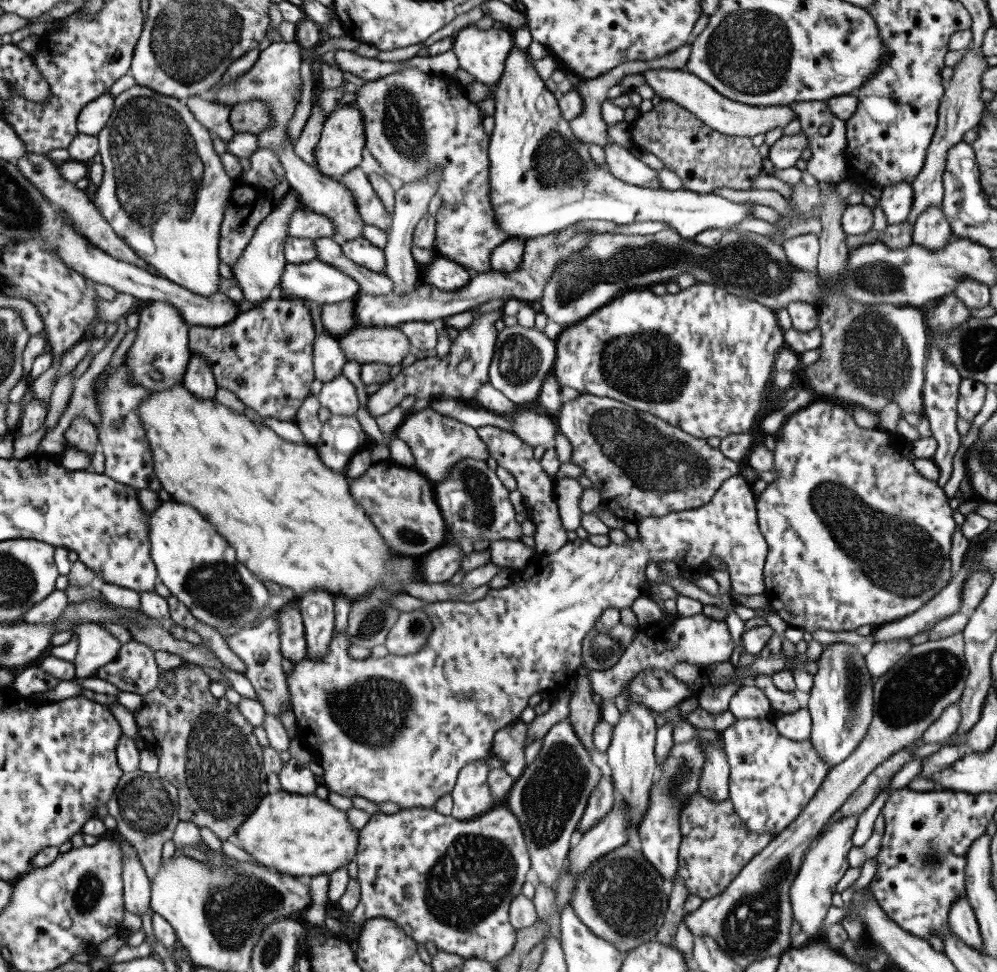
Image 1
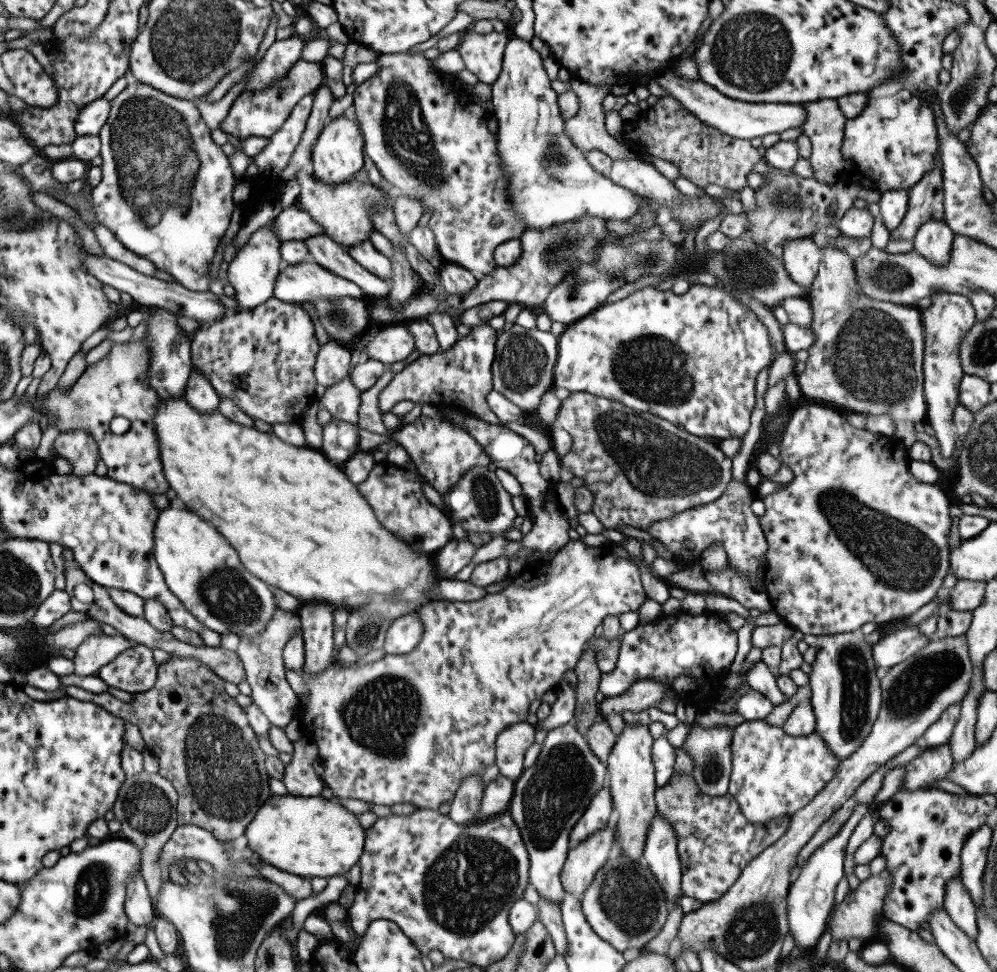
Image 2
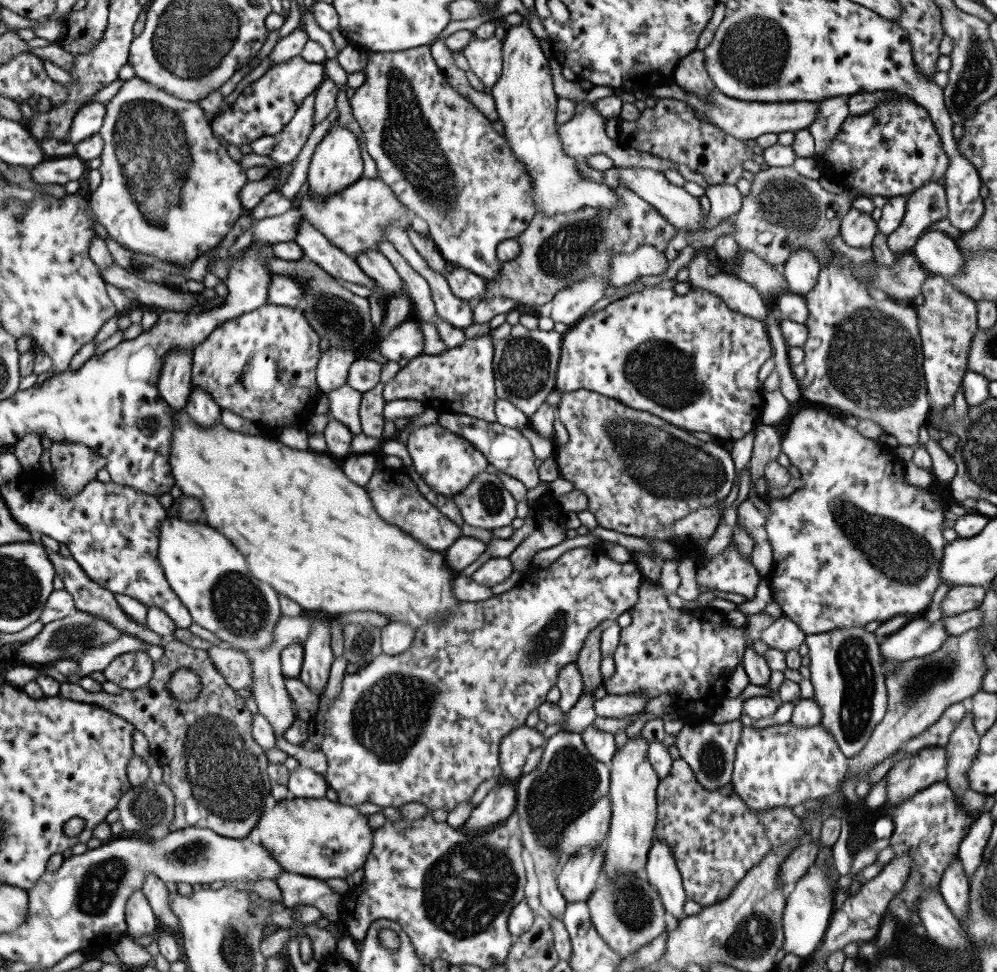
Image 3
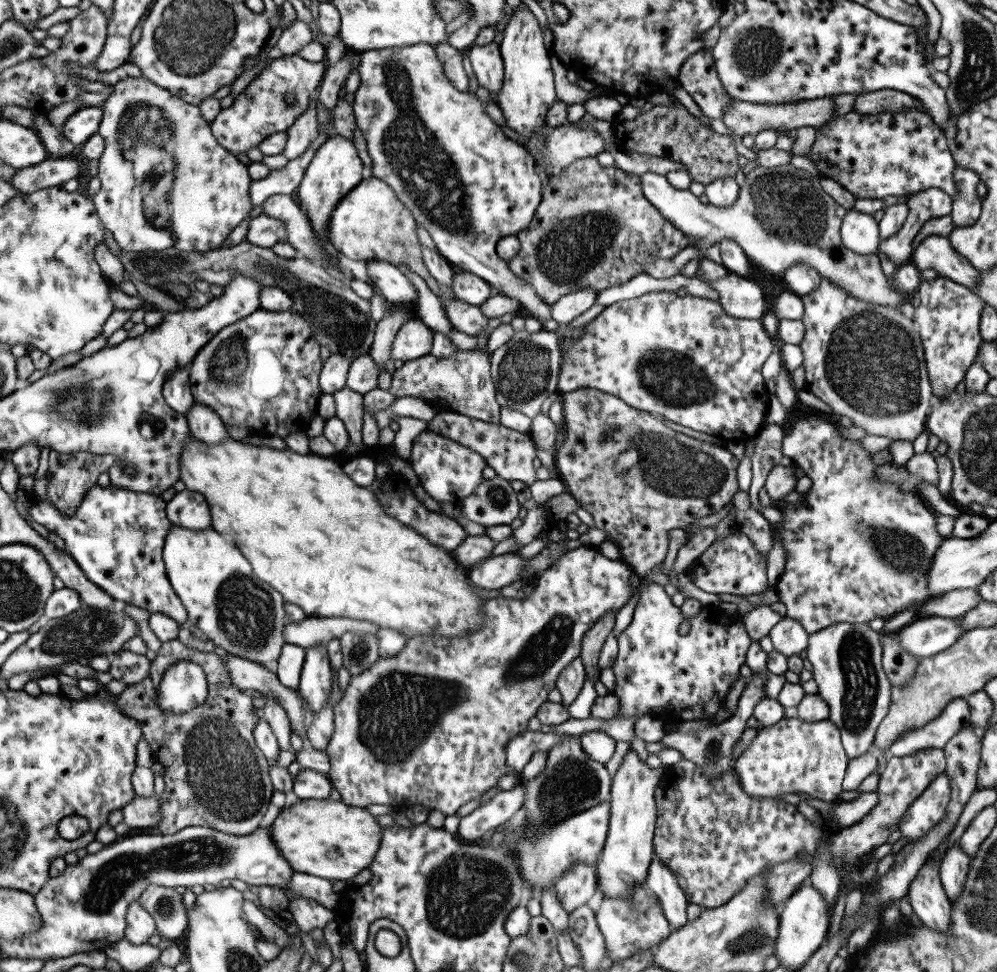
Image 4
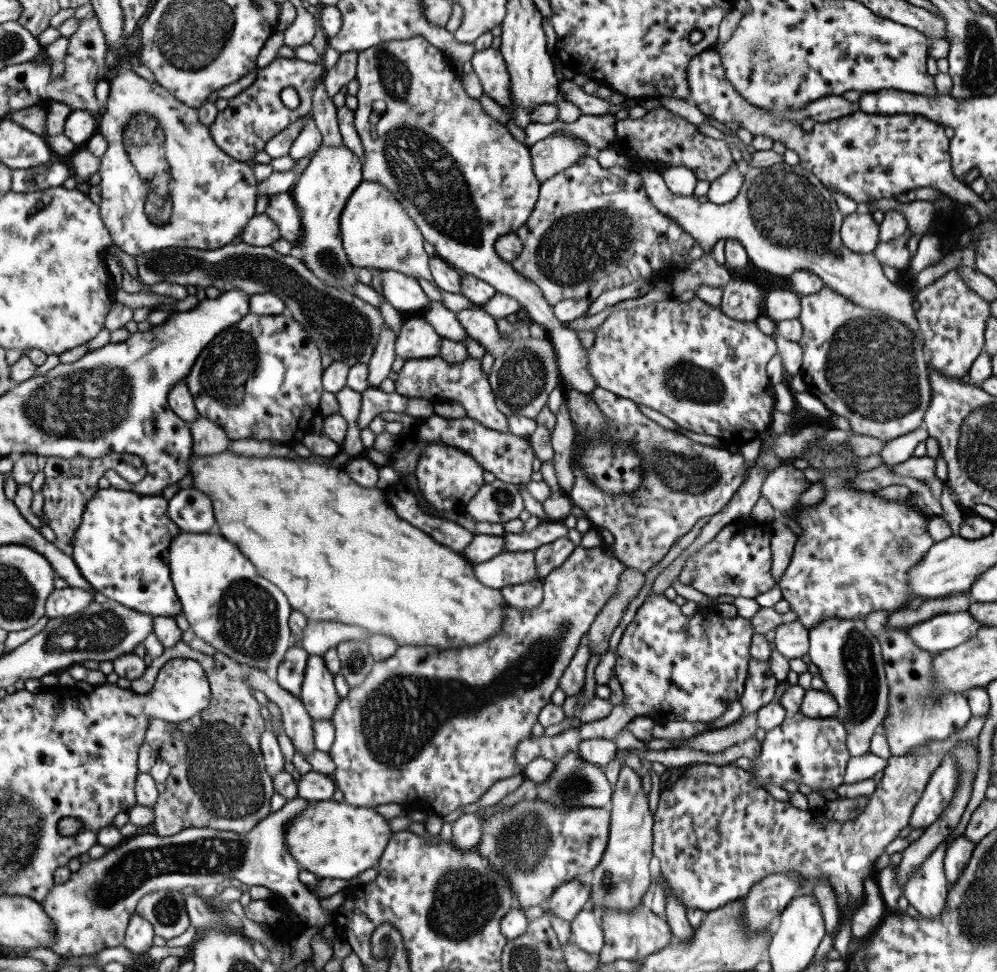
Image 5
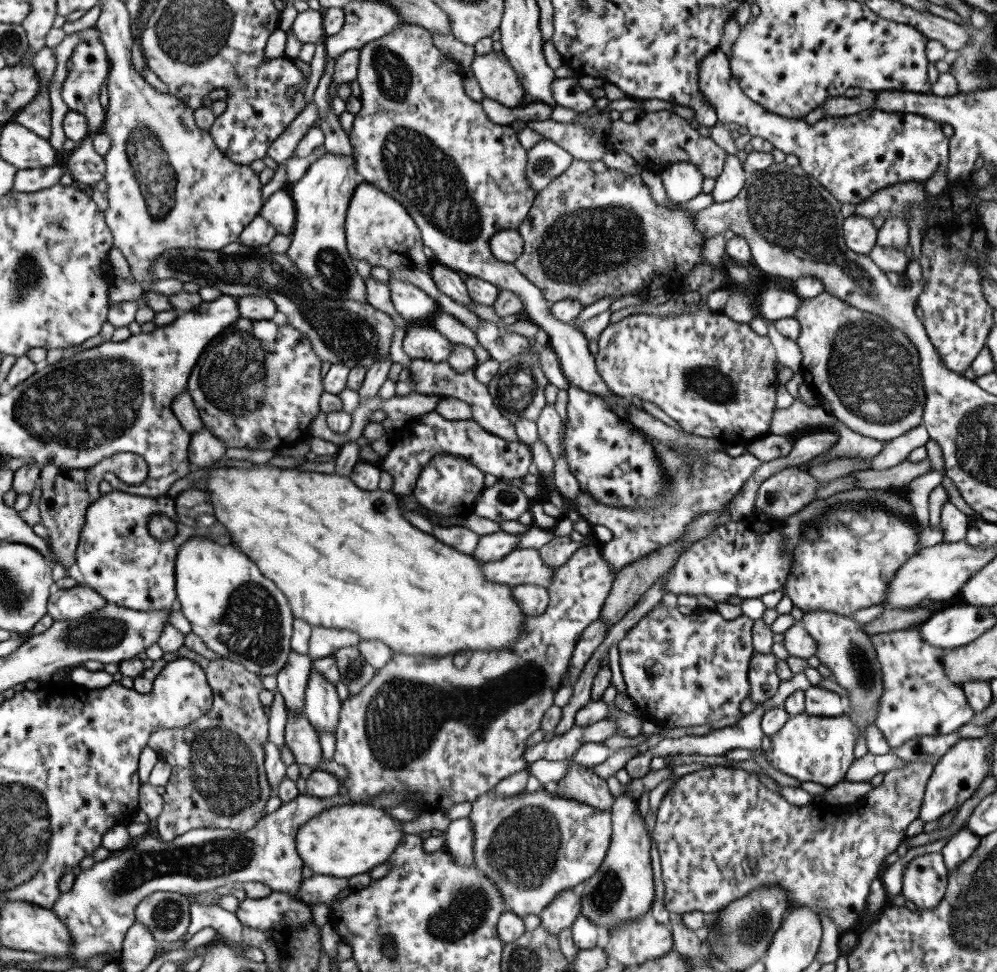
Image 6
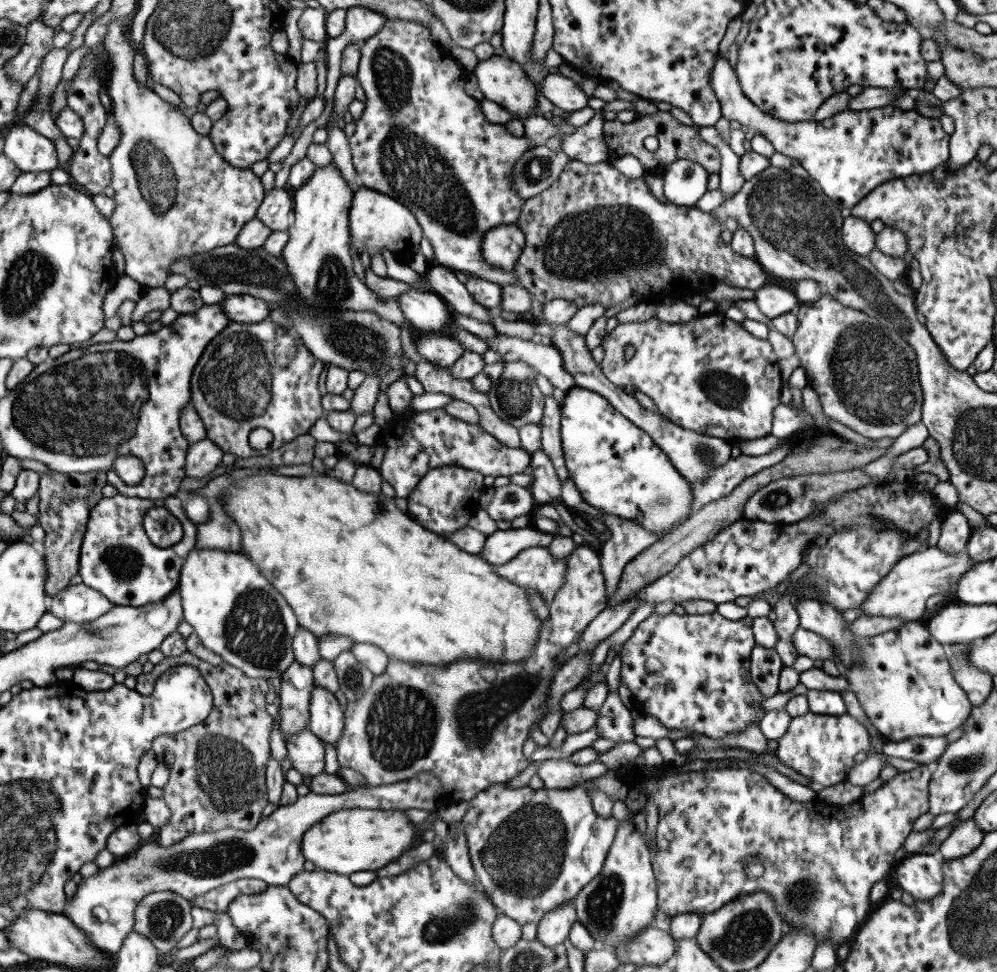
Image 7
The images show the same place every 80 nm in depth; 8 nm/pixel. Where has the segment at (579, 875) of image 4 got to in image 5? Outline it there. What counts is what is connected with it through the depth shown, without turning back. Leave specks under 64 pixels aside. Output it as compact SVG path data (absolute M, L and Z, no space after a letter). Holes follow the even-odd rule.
M575 878L555 889L544 906L544 911L553 916L571 922L573 917L583 908L589 898L591 886L583 886L579 878Z

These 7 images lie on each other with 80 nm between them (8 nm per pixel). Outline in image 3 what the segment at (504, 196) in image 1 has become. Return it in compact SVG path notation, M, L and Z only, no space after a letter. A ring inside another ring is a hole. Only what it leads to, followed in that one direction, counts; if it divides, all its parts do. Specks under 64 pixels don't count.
M522 20L517 25L511 25L504 32L501 41L502 69L499 78L490 87L490 95L494 100L498 120L503 126L503 137L516 159L523 163L525 172L532 180L534 214L547 216L570 214L581 207L597 207L600 211L607 211L610 214L620 205L620 198L606 184L597 184L587 180L585 176L582 176L582 172L578 171L577 160L562 153L561 143L558 139L558 126L555 125L556 100L558 98L553 92L548 59L545 58L539 47L538 38L529 29L527 21Z

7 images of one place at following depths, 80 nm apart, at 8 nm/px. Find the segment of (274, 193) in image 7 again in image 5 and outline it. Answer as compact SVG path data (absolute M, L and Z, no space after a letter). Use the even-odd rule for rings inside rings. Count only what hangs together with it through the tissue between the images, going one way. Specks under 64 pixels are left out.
M289 193L269 195L264 213L275 223L280 236L294 246L302 235L302 226L292 195Z

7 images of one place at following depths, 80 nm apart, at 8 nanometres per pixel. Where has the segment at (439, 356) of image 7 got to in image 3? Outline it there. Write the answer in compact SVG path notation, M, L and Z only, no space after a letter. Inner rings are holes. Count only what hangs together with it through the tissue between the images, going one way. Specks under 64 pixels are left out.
M414 317L403 321L397 329L391 330L385 339L376 341L376 351L373 347L371 355L385 362L397 362L401 358L409 360L421 355L423 336L421 336L421 329L417 328L416 322Z

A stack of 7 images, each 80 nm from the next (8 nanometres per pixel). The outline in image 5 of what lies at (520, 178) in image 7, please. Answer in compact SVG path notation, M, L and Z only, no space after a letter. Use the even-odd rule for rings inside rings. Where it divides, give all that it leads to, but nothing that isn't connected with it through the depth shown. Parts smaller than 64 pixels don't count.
M553 133L528 147L533 174L539 183L571 166L579 157L593 155L584 140Z

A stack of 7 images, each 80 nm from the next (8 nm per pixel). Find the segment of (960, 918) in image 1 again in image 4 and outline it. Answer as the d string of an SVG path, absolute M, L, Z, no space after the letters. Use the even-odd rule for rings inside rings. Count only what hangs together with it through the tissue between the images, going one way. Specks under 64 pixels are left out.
M955 843L939 862L939 882L949 902L954 901L963 891L963 884L969 872L970 859Z

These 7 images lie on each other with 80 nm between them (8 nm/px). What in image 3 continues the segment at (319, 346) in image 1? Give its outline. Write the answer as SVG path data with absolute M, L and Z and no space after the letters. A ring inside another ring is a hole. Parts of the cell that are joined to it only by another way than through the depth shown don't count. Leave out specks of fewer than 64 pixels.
M327 348L320 352L319 361L315 368L316 386L323 394L346 384L349 366L356 360L357 355L341 350L341 348Z

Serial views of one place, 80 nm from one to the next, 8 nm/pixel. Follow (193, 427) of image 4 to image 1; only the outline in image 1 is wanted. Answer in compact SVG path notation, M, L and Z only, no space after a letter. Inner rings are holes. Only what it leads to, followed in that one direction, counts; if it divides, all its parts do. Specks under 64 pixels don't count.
M190 354L182 384L193 397L199 399L214 398L216 384L214 383L213 372L203 357Z

